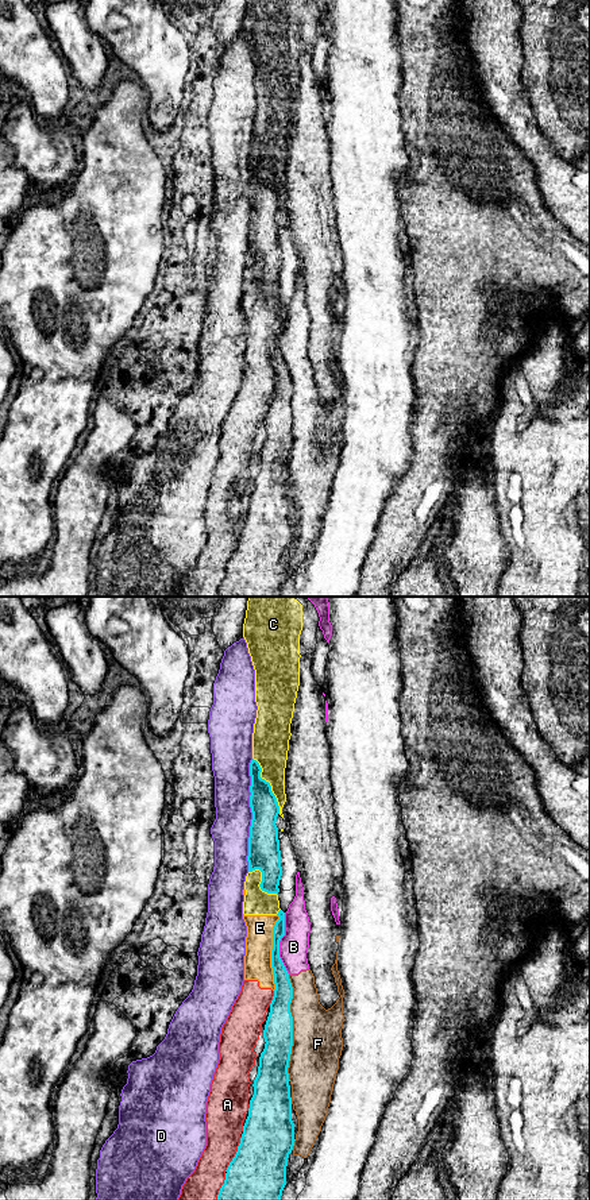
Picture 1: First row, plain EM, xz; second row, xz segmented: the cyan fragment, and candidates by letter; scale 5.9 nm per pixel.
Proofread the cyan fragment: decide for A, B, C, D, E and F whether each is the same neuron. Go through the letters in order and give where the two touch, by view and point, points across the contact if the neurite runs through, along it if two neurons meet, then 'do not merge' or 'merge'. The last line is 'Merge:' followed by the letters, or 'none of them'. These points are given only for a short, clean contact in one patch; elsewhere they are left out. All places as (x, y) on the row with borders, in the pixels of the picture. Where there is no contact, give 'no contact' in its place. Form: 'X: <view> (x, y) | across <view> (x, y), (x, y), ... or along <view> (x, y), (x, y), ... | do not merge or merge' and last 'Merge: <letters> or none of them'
A: xz (235, 1154) | do not merge
B: xz (278, 944) | along xz (284, 913), (280, 959), (289, 973) | do not merge
C: xz (269, 784) | do not merge
D: xz (253, 815) | do not merge
E: xz (272, 952) | do not merge
F: xz (292, 1027) | do not merge
Merge: none of them

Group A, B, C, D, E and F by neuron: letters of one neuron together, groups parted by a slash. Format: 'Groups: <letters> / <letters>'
Groups: A C E / B F / D

